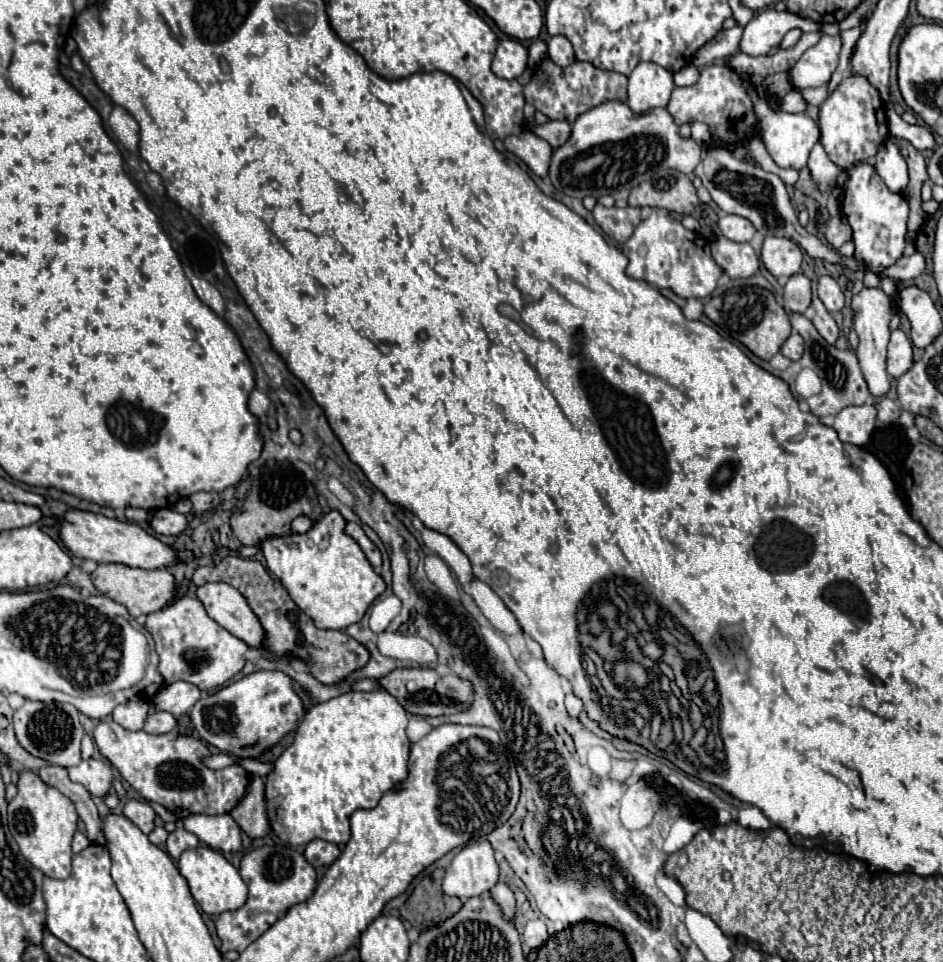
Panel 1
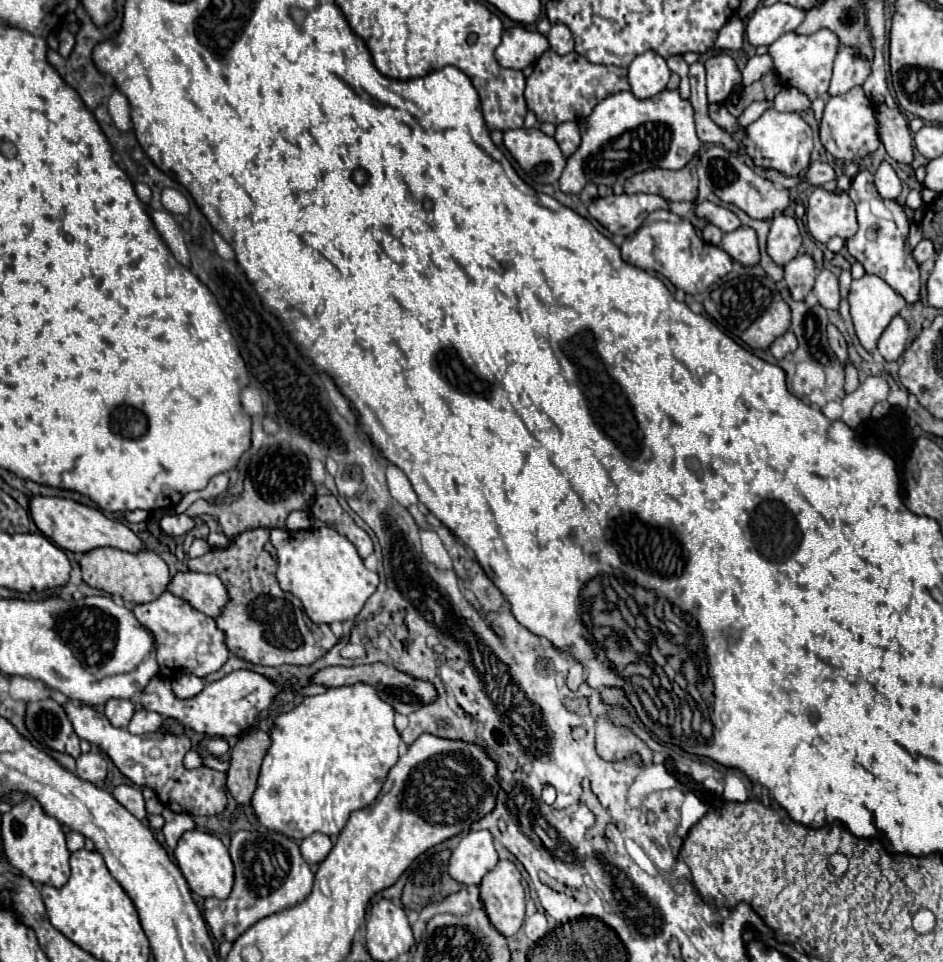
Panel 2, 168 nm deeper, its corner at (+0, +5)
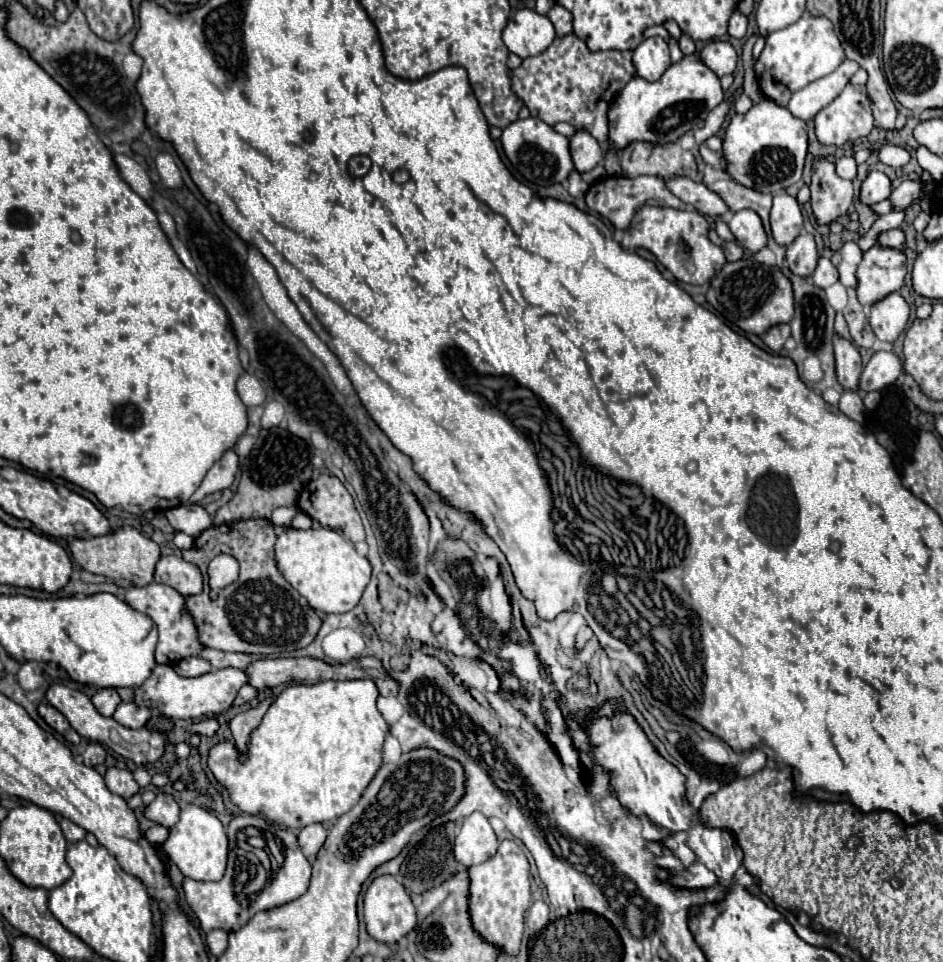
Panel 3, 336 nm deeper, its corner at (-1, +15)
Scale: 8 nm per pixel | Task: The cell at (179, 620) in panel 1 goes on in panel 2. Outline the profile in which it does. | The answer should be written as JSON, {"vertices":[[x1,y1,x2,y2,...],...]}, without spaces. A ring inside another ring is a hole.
{"vertices":[[164,592,154,602,138,604,132,612,138,622,154,634,154,644,158,638,158,664,162,674,168,678,176,678,180,674,194,674,198,678,206,678,208,674,218,672,230,658,226,634,216,626,216,622,210,616,198,612,186,600,174,596,172,592]]}

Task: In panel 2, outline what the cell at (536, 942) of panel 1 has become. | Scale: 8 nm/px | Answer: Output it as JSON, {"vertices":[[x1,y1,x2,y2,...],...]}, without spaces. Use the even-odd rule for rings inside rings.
{"vertices":[[536,912,536,914,528,917,528,920,524,921,523,930,528,938,533,942,538,942,549,932,545,915]]}

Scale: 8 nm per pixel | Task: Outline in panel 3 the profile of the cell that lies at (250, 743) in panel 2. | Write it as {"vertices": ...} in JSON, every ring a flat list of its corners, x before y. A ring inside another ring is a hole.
{"vertices":[[267,696,265,700,261,700,261,702,257,704,257,708,249,708,247,712,239,712,239,714,229,722,231,732,233,732,233,740,235,740,235,744,237,744,237,748,239,748,241,752,243,752,245,746,247,746,249,732,251,732,253,728,257,728,257,724,261,724,261,720,263,720,263,716,265,716,265,712,269,710,271,704,273,704,273,698]]}

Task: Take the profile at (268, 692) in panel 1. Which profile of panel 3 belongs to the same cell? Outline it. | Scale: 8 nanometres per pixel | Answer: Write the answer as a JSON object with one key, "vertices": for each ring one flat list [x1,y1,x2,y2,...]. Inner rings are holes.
{"vertices":[[157,664,153,674,145,680,143,686,135,690,135,704,145,708,159,710,169,720,199,720,203,716,217,716,221,712,227,712,237,696,237,690,245,684,245,672,237,668,223,668,223,670,211,670,207,674,195,676,195,678,183,678,179,676,169,664]]}

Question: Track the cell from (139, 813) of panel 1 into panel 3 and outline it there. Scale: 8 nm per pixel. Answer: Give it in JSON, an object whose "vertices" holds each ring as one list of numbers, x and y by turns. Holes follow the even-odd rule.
{"vertices":[[107,768,105,772,105,784,111,792,119,794,121,798,131,798,133,794,139,792,137,782,133,780,133,774,129,770,119,770,119,768]]}

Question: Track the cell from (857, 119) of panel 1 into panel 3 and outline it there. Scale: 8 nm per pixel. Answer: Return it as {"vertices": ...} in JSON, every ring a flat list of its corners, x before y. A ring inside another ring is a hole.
{"vertices":[[847,84,845,90,815,116,817,140,825,146,843,146,865,138,873,130,873,112,865,86]]}

